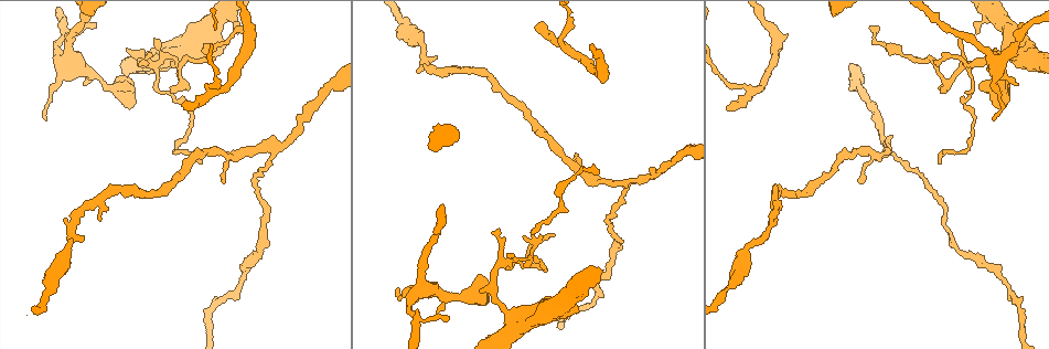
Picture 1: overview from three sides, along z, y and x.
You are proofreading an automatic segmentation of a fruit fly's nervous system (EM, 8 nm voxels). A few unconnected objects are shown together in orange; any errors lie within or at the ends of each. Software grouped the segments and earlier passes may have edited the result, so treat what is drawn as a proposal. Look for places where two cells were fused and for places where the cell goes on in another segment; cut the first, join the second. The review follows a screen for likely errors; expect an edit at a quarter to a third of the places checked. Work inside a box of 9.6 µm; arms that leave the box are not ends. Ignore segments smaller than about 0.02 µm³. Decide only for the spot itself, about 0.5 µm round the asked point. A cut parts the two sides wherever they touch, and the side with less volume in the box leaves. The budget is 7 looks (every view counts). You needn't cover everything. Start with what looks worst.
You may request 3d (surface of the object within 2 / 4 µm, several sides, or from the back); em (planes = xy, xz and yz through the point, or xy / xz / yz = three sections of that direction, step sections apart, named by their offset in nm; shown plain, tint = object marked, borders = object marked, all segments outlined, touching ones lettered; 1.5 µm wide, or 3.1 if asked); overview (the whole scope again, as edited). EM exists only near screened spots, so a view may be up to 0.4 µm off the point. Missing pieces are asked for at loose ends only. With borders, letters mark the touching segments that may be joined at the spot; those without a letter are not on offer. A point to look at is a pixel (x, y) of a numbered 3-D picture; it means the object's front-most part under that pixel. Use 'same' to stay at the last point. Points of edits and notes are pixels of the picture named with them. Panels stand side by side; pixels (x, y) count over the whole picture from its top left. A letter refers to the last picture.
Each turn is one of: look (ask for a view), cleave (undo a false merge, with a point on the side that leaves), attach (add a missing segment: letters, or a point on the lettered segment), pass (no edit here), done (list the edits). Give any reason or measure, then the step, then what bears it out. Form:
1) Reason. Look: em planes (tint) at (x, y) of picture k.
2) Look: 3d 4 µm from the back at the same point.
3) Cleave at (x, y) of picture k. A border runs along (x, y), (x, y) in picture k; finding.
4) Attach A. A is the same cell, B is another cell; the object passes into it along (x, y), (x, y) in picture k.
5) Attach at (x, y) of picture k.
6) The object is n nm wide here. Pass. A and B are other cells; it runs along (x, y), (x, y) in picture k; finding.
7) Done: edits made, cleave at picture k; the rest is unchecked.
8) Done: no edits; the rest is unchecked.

Branch stops here. Look: em xy step 4 (borders) at (437, 311) of picture 1.

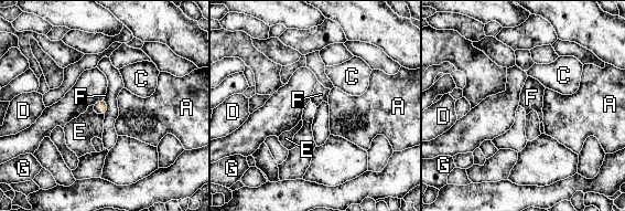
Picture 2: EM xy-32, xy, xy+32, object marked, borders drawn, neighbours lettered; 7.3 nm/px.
Cut it another way. Look: em planes (borders) at the same point.

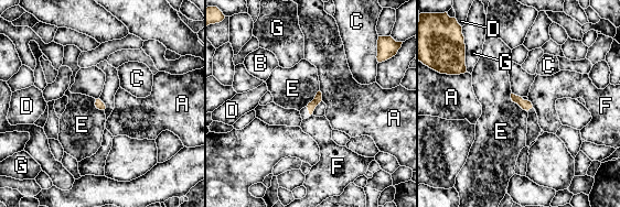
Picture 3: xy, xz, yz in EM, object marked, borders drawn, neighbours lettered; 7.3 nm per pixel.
Pass. A, B, C, D, E, F and G are other cells; a border runs along (511, 93), (511, 99), (526, 111) in picture 3; no lettered segment goes on from it.

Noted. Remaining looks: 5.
Branch stops here. Look: 3d 2 µm at (726, 108) of picture 1.

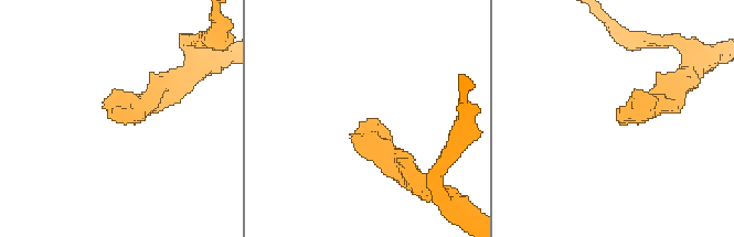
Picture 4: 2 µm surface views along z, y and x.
Shape alone is not enough. Look: em planes (borders) at (370, 119) of picture 4.

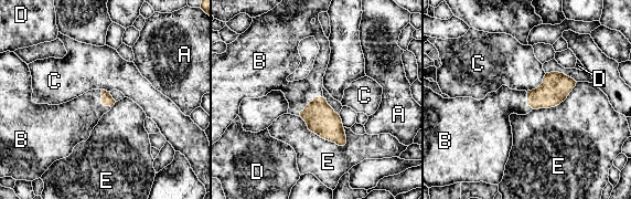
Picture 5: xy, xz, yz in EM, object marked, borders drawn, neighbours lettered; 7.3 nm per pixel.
Attach B. B is the same cell, A, C, D and E are other cells; the cell continues.

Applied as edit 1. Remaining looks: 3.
Done: edits made, attach at picture 5; the rest is unchecked.

